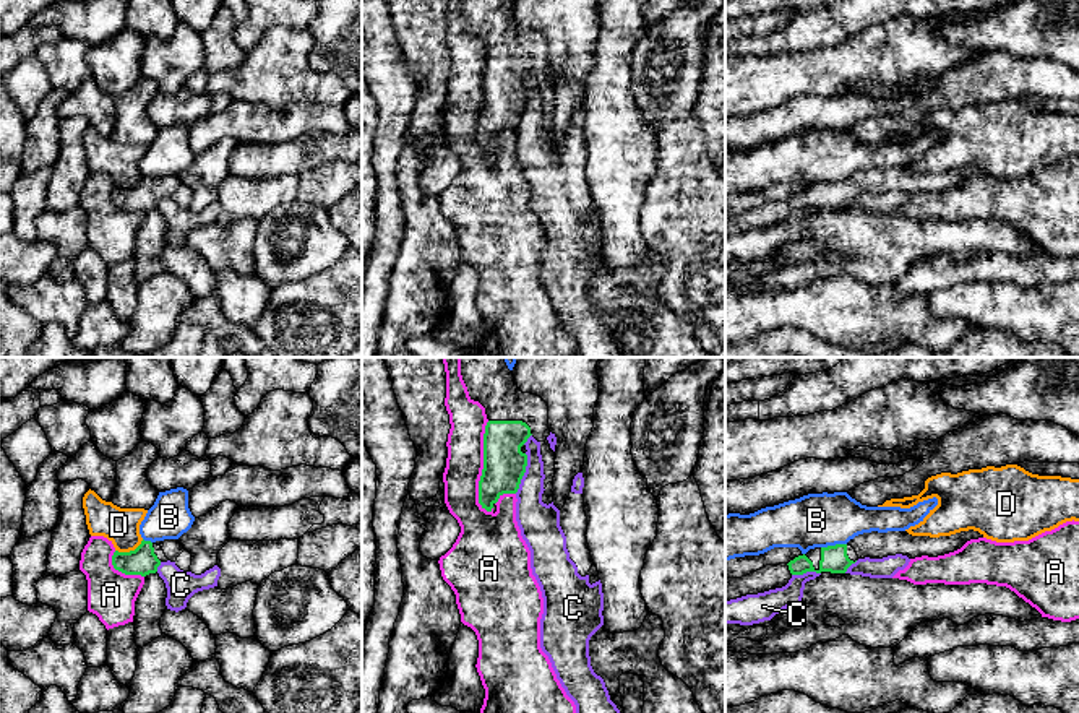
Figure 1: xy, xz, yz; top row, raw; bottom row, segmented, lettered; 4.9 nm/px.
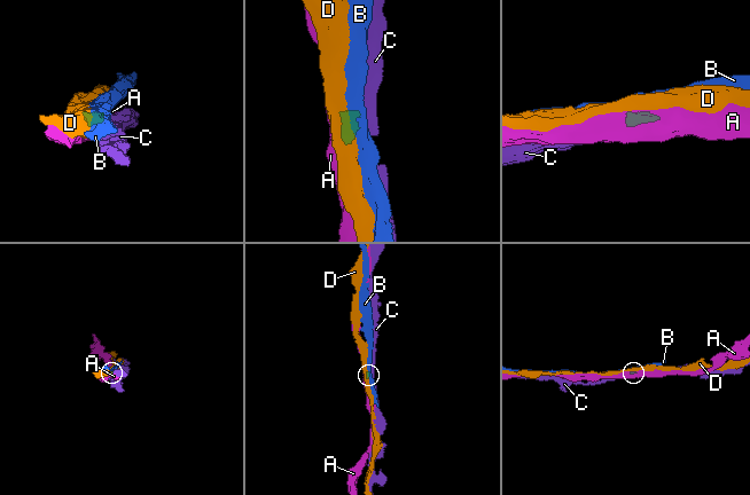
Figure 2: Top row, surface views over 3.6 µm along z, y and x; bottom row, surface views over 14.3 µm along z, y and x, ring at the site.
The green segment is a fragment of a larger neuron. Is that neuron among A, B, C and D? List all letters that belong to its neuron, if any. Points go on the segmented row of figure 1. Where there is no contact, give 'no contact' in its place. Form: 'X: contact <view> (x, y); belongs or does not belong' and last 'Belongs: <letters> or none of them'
A: contact xz (484, 466); does not belong
B: contact yz (833, 546); does not belong
C: contact xz (524, 471); does not belong
D: contact xy (130, 551); does not belong
Belongs: none of them

